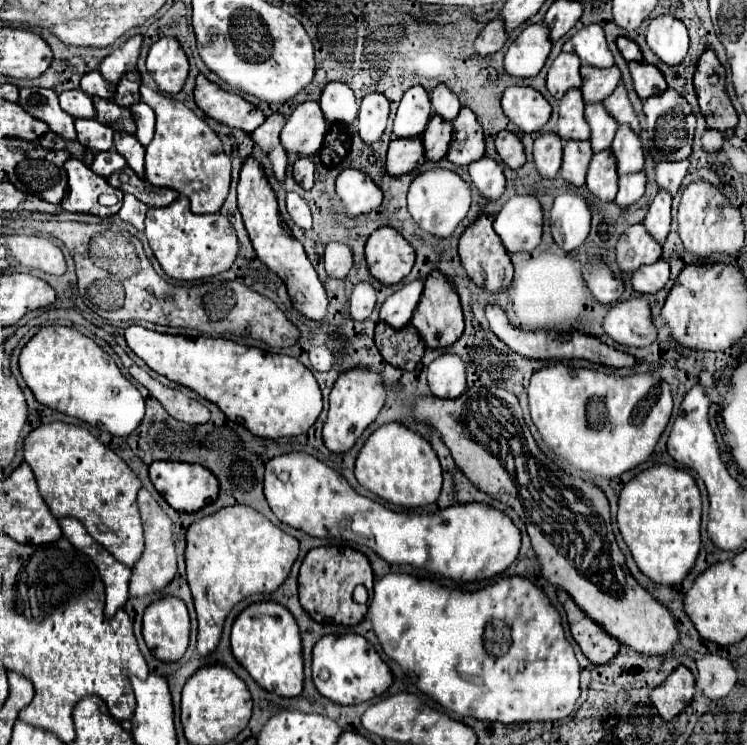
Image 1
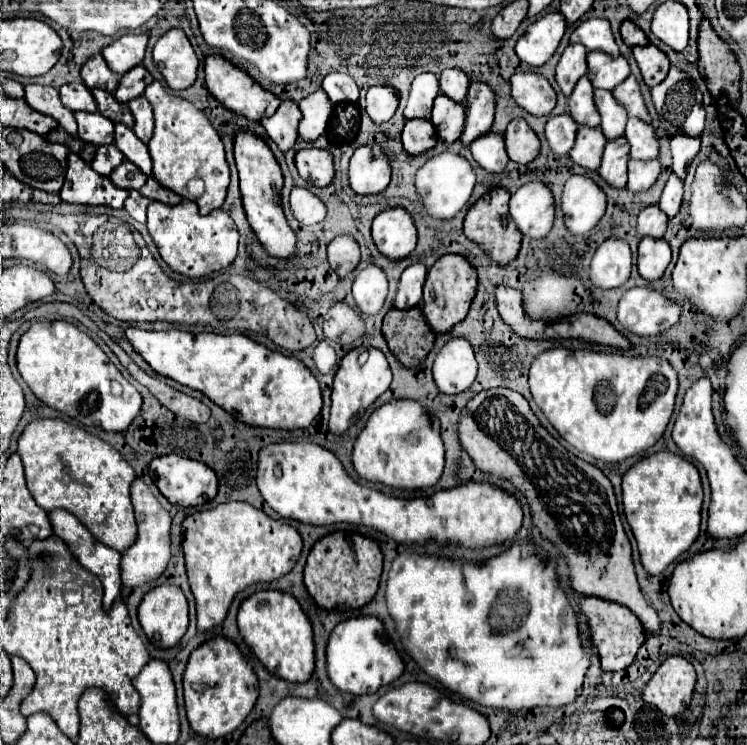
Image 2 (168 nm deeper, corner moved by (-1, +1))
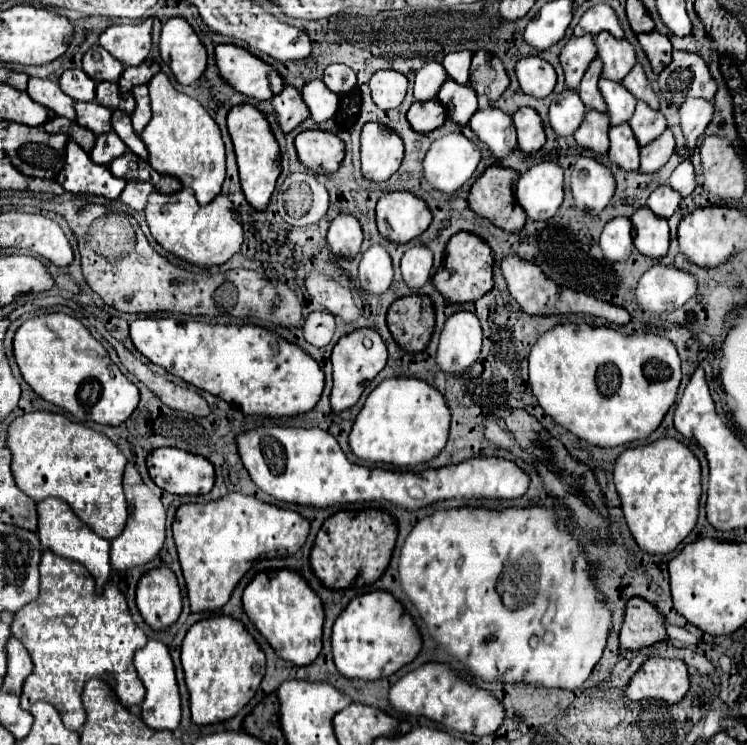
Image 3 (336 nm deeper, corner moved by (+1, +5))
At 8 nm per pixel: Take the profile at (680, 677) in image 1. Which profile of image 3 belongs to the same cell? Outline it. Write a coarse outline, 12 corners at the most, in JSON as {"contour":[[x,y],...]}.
{"contour":[[648,658],[632,676],[630,700],[680,702],[688,666]]}

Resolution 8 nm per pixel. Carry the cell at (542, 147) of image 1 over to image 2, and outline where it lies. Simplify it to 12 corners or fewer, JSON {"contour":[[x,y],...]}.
{"contour":[[568,112],[550,116],[550,150],[568,154],[574,146],[576,120]]}

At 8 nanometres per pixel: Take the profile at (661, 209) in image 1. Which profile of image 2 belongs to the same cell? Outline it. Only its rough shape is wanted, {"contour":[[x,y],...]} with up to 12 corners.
{"contour":[[672,174],[658,206],[674,218],[684,198],[684,180]]}

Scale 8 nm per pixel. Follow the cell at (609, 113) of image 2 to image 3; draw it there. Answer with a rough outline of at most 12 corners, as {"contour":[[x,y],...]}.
{"contour":[[606,78],[598,88],[608,106],[610,126],[630,120],[636,100],[620,84]]}

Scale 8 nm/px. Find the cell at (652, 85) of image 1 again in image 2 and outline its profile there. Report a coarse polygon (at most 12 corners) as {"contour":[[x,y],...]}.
{"contour":[[654,44],[632,52],[650,88],[666,78],[668,56]]}

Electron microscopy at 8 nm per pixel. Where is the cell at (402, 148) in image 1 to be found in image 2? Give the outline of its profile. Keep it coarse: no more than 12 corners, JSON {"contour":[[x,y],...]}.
{"contour":[[406,120],[402,144],[422,154],[438,140],[430,120]]}

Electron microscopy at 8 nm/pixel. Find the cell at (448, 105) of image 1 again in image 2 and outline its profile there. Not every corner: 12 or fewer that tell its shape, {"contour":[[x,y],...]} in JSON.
{"contour":[[456,68],[440,74],[440,88],[448,98],[466,98],[468,76]]}

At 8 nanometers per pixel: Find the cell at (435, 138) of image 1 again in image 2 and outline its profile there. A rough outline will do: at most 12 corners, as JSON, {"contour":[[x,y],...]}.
{"contour":[[440,94],[432,124],[444,142],[464,132],[464,102]]}

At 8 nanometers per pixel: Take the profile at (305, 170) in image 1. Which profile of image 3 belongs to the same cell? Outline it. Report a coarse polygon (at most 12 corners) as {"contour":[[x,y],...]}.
{"contour":[[308,130],[294,140],[298,160],[332,174],[344,158],[336,134]]}

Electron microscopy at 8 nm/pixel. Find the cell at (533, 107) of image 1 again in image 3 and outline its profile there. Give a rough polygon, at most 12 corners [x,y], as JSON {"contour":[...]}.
{"contour":[[538,56],[516,64],[522,92],[550,96],[554,68]]}

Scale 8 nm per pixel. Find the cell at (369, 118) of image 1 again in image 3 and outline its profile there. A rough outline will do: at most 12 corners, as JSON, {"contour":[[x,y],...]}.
{"contour":[[394,70],[370,78],[380,110],[402,104],[408,80]]}

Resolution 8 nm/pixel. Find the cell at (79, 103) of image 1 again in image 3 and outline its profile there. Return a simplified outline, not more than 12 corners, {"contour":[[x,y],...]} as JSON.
{"contour":[[66,70],[60,88],[74,100],[92,102],[96,82],[82,70]]}

